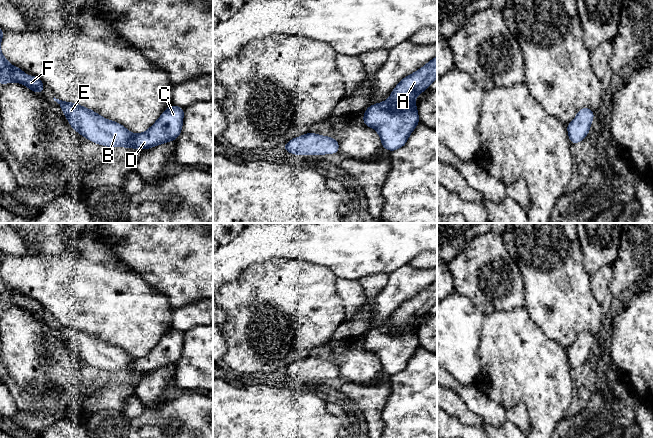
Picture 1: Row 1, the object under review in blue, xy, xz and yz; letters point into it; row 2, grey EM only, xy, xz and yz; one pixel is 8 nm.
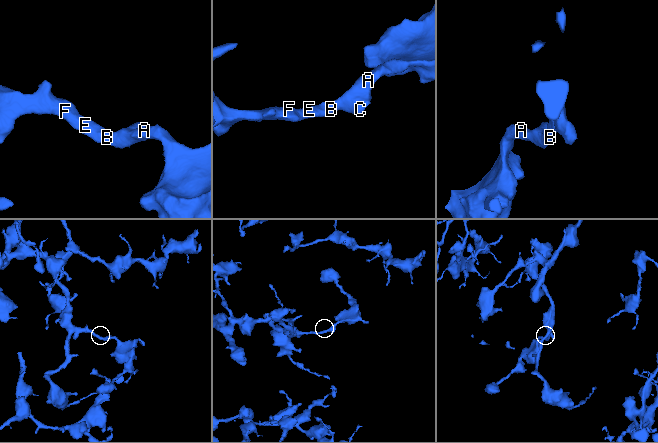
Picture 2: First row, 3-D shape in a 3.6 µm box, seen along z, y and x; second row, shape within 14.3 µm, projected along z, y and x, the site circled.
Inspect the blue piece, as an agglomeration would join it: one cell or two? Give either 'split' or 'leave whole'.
leave whole

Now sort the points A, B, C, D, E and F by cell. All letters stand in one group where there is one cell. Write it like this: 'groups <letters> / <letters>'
groups A B C D E F

